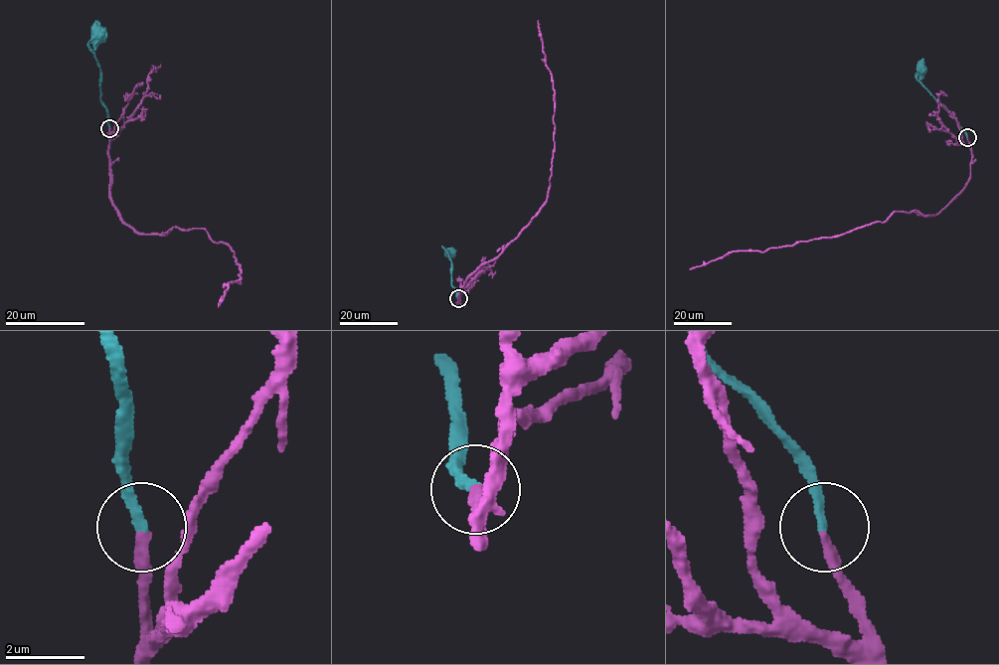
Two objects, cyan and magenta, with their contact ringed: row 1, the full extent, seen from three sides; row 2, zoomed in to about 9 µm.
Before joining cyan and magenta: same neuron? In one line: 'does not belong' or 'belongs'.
belongs

